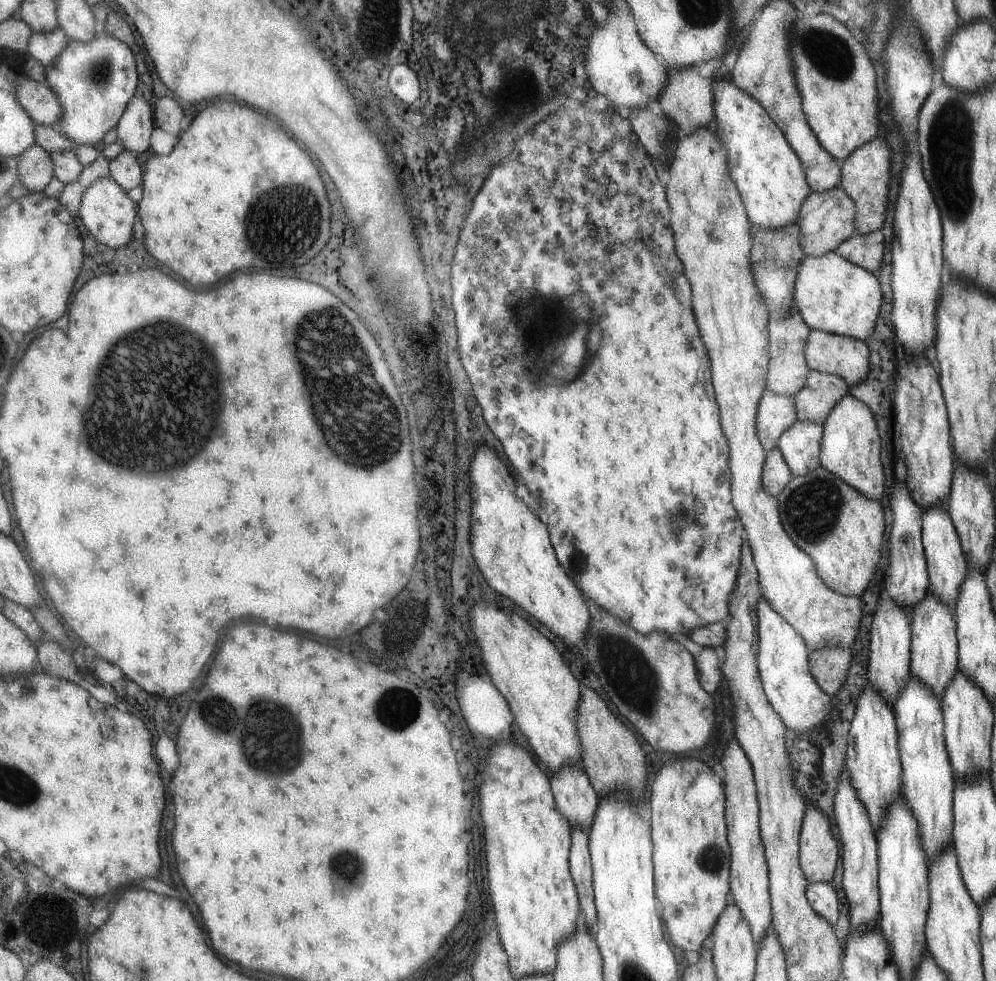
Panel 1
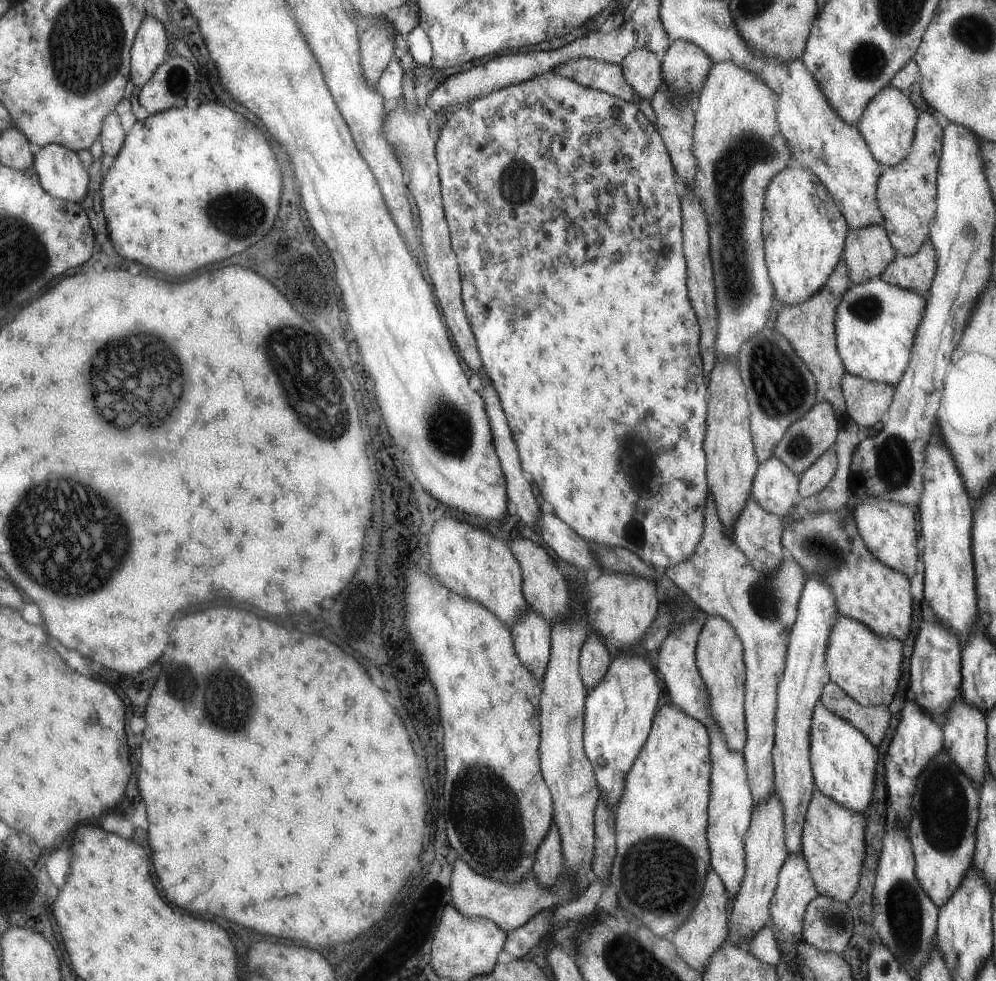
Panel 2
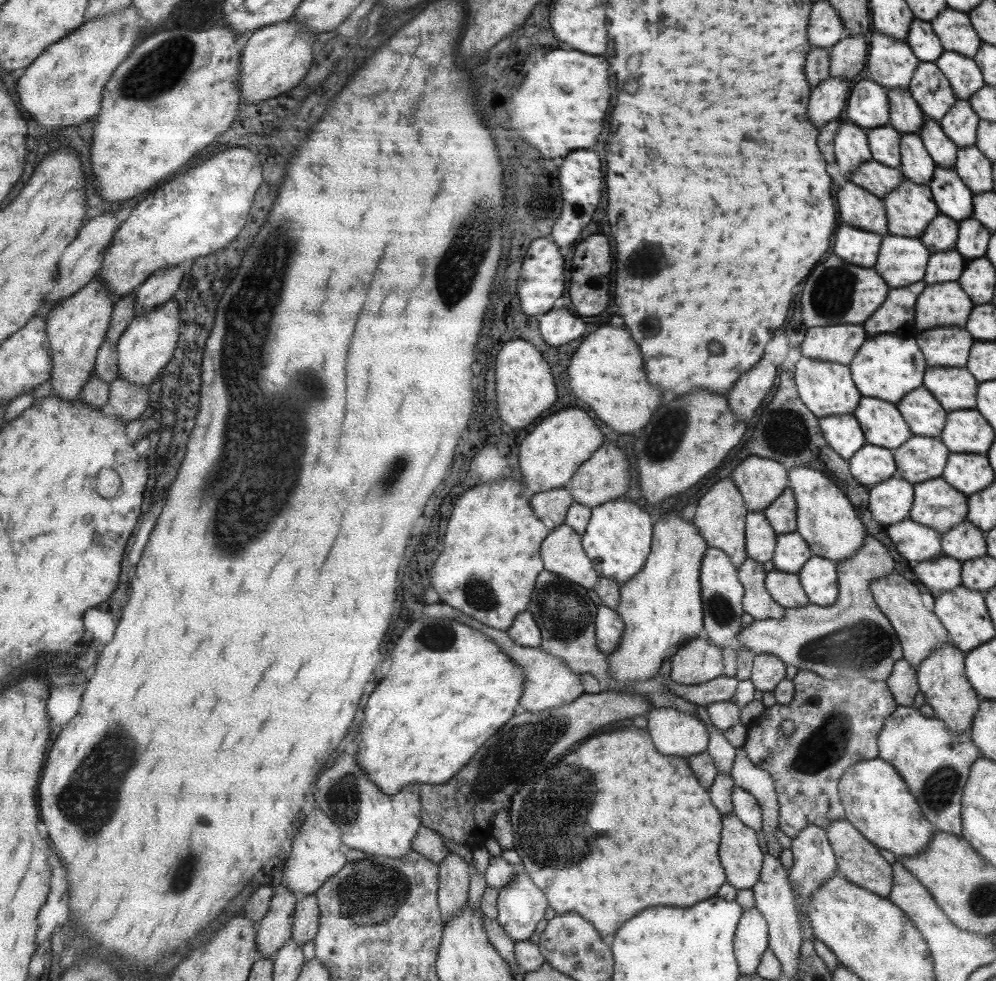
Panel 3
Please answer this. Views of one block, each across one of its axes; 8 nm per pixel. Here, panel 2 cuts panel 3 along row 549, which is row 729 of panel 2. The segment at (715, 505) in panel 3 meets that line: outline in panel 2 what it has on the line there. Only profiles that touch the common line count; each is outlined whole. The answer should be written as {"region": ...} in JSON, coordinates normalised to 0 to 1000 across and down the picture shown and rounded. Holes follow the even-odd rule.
{"region":[[[712,628],[702,646],[699,660],[702,685],[710,697],[715,720],[715,732],[730,753],[735,767],[745,767],[750,754],[748,709],[749,681],[746,671],[747,659],[738,639],[725,628]]]}

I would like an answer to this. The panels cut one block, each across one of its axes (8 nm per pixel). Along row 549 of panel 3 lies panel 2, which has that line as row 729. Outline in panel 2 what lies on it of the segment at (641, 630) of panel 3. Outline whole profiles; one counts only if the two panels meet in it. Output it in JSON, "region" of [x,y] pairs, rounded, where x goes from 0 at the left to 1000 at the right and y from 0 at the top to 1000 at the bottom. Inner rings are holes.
{"region":[[[664,720],[650,756],[630,789],[627,809],[617,822],[619,866],[612,890],[621,924],[643,936],[647,944],[663,955],[679,950],[694,935],[706,911],[707,897],[715,886],[714,861],[710,855],[714,788],[714,749],[710,740],[682,721]]]}

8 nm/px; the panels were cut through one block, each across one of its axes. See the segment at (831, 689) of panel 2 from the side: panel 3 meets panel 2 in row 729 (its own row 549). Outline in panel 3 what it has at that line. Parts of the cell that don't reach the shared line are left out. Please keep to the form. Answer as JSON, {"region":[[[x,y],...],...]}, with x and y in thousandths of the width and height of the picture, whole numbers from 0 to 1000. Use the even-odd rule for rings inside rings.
{"region":[[[871,545],[867,557],[854,569],[841,574],[842,610],[833,618],[821,618],[812,614],[805,620],[791,620],[784,632],[757,633],[747,639],[737,653],[740,660],[753,662],[758,668],[775,667],[786,672],[801,683],[813,683],[828,692],[851,690],[851,692],[870,691],[876,694],[890,694],[898,685],[900,674],[907,672],[907,660],[894,631],[884,622],[876,606],[876,592],[898,583],[898,571],[887,552]]]}

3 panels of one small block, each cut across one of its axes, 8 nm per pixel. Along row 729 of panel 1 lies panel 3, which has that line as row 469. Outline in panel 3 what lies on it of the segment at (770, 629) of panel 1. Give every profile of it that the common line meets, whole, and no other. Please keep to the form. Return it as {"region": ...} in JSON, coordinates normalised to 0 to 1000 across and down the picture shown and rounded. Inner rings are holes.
{"region":[[[799,475],[790,483],[792,497],[798,501],[801,514],[800,544],[811,552],[817,567],[833,570],[840,575],[854,569],[867,557],[871,544],[850,504],[825,480],[815,476]]]}

